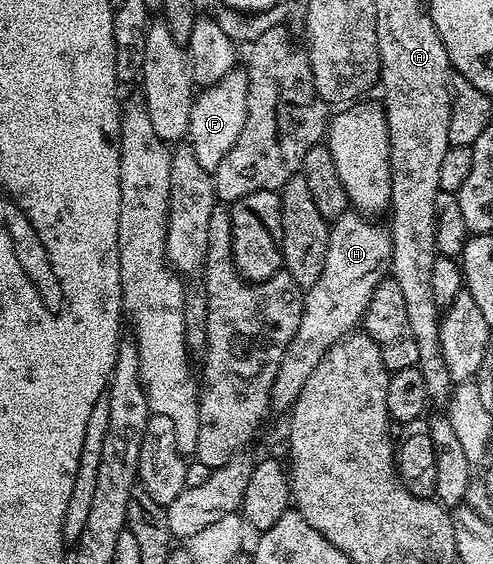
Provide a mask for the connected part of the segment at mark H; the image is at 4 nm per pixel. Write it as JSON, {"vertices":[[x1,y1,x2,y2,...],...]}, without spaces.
{"vertices":[[350,212,332,219,329,228,329,243,327,244,327,260,323,260,323,272,319,274,319,280,304,291,303,297,305,307,303,316,299,320,299,332,287,344,287,352,279,364,279,372,275,376,275,384,271,392,270,407,274,411,288,411,295,404,303,384,307,384,307,376,315,372,319,360,336,344,341,338,354,333,362,325,365,317,365,309,375,292,375,288,390,273,393,260,393,237,390,231,384,226,376,226,376,221,370,220,366,215]]}

